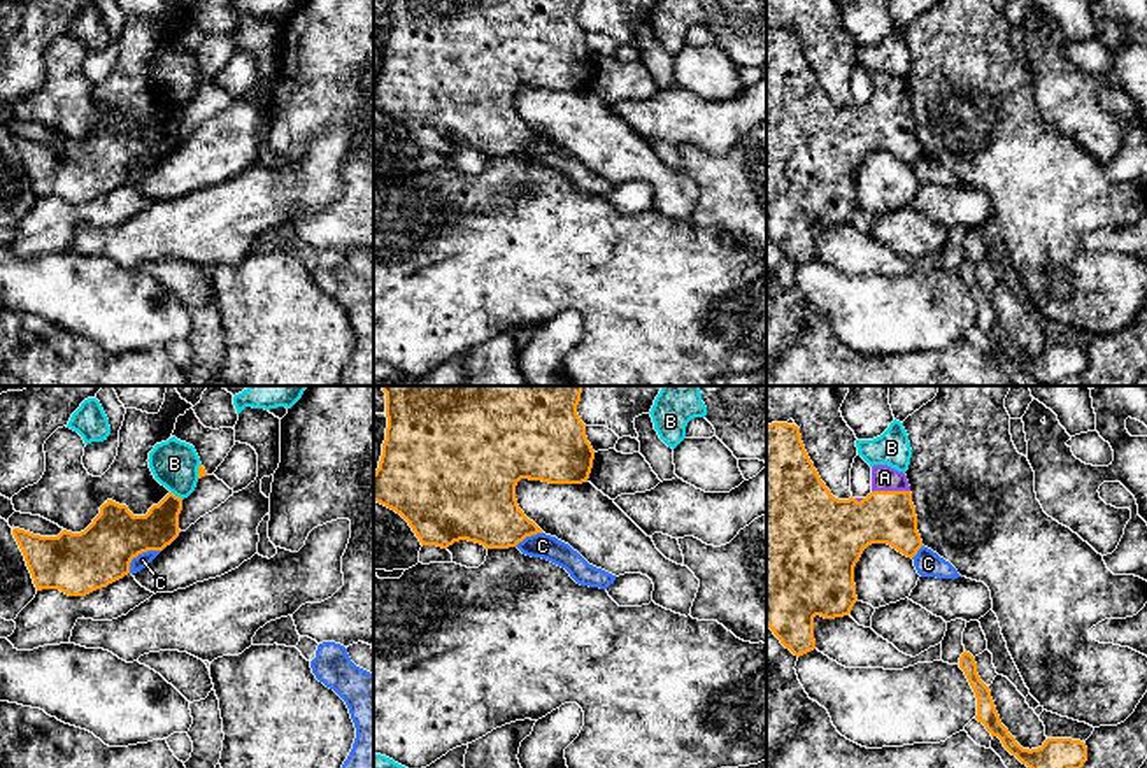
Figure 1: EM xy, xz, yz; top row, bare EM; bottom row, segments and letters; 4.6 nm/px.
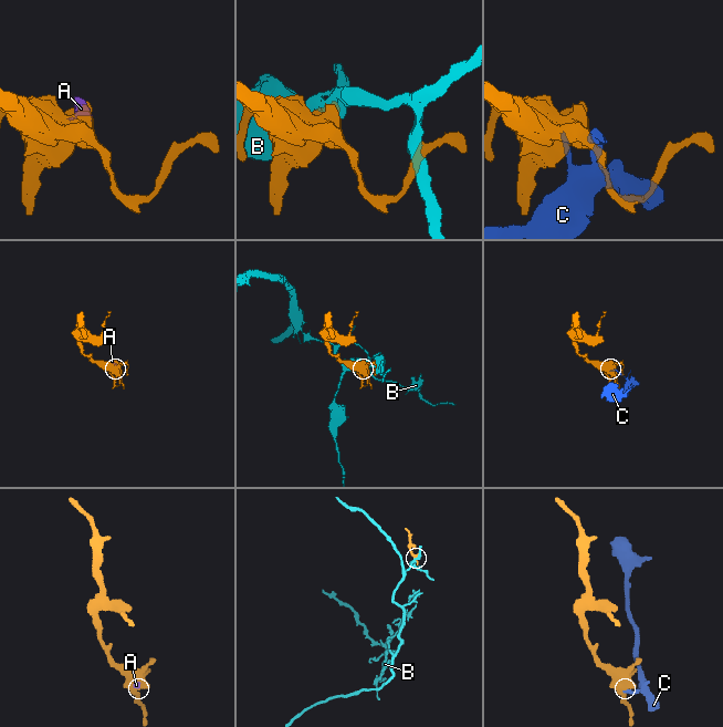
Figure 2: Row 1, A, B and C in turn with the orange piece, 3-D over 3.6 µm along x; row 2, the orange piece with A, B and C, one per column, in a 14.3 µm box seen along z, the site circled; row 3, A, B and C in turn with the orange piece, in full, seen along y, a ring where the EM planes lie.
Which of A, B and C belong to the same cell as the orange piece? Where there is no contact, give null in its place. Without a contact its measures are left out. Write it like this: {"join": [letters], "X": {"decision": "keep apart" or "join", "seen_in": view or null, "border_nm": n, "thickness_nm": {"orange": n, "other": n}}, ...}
{"join": ["A"], "A": {"decision": "join", "seen_in": "yz", "border_nm": 180, "thickness_nm": {"orange": 240, "other": 120}}, "B": {"decision": "keep apart", "seen_in": "xy", "border_nm": 70, "thickness_nm": {"orange": 180, "other": 220}}, "C": {"decision": "keep apart", "seen_in": "xy", "border_nm": 190, "thickness_nm": {"orange": 280, "other": 70}}}

